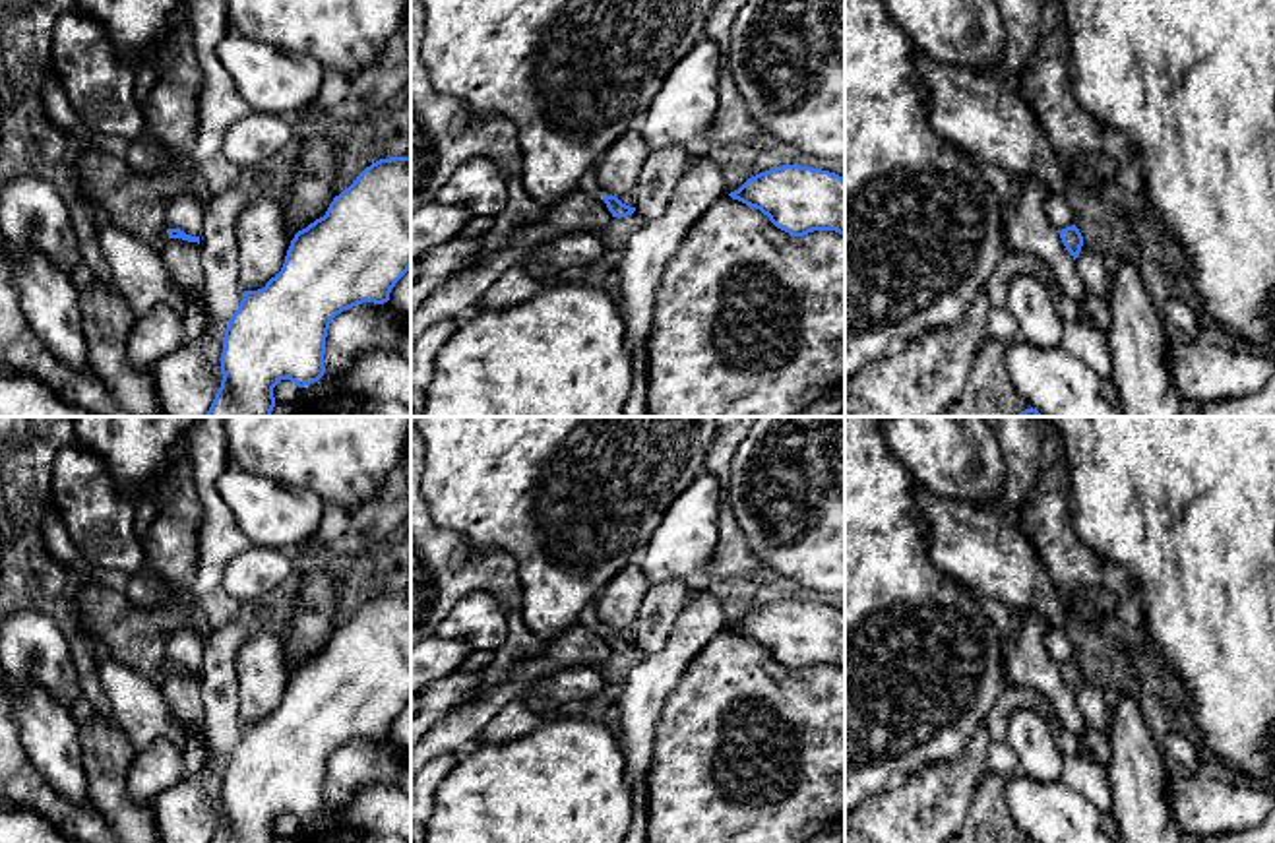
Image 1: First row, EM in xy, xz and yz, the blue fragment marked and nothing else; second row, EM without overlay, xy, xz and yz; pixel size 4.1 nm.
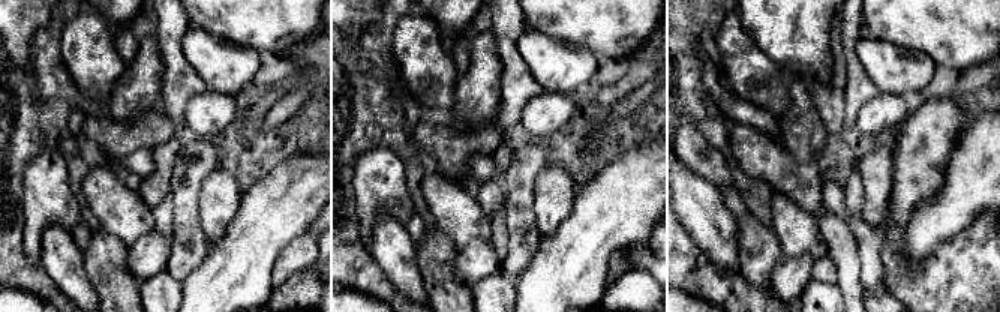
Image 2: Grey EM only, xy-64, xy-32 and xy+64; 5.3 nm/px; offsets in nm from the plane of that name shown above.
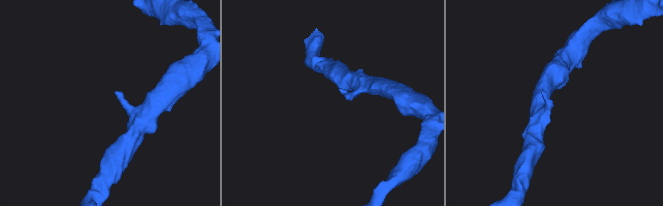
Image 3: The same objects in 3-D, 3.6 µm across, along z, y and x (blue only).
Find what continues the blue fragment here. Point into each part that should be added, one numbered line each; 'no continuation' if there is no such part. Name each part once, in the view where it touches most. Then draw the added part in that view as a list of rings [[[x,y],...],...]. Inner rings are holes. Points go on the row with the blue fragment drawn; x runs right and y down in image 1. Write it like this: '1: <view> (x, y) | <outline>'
no continuation

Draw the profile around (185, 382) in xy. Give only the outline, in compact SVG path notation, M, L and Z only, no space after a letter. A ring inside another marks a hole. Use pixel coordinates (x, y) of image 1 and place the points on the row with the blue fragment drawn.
M198 345L165 355L153 376L163 417L203 417L217 393L215 372Z

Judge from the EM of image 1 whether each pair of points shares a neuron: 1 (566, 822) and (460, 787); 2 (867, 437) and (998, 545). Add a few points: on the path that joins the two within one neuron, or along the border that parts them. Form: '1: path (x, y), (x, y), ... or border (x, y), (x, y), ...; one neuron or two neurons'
1: path (539, 822), (512, 822), (487, 809); one neuron
2: border (915, 483), (915, 504), (927, 524), (929, 545); two neurons

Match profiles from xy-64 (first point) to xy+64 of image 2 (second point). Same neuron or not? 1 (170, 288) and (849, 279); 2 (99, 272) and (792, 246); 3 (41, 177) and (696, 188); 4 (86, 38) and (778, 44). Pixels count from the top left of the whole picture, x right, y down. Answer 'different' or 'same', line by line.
1: different
2: different
3: different
4: different

